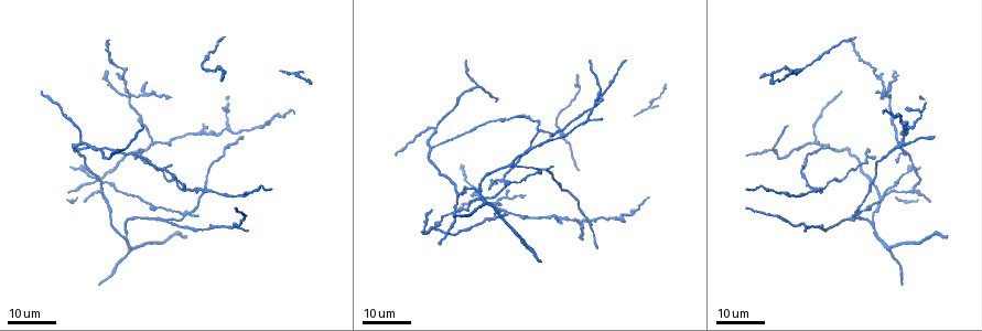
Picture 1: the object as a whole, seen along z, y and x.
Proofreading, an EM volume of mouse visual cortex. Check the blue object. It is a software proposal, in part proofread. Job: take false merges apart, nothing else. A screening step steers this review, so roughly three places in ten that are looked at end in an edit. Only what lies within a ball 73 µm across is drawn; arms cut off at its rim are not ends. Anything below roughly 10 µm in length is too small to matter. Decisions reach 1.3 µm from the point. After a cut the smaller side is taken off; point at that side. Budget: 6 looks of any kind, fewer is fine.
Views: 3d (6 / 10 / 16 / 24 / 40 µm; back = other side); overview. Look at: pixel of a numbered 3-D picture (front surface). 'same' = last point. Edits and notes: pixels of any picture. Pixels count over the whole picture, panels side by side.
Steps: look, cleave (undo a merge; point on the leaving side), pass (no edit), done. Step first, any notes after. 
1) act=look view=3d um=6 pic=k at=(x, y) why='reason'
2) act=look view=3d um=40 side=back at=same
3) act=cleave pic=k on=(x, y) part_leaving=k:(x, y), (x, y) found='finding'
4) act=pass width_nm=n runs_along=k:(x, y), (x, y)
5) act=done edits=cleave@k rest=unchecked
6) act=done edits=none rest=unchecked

act=look view=3d um=16 pic=1 at=(505, 211) why='branch point'

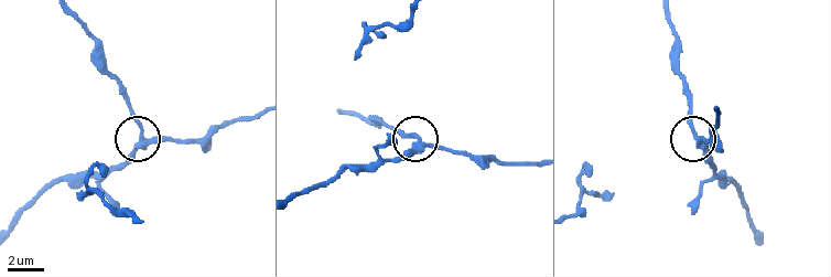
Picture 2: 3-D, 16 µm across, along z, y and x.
act=look view=3d um=10 pic=2 at=(142, 138)

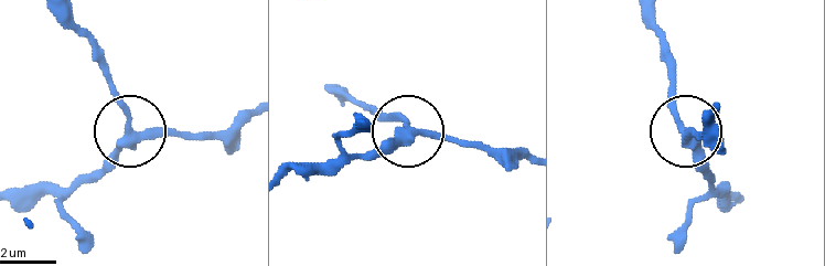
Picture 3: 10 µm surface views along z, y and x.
act=pass arms=3 runs_along=3:(13, 197), (55, 194), (98, 172), (127, 123), (108, 75) found='continuous, no second neuron'

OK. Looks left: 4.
act=look view=3d um=16 pic=1 at=(131, 95) why='four arms meet'

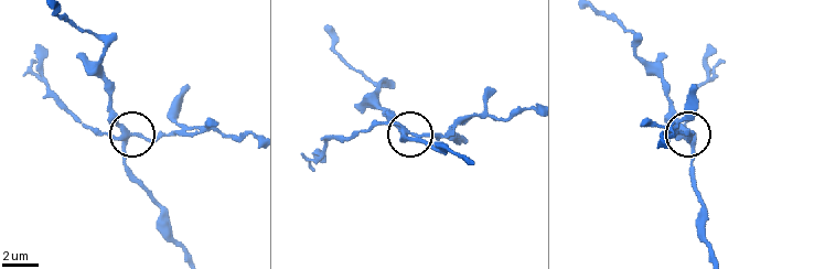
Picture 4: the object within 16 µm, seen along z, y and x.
act=look view=3d um=6 pic=4 at=(128, 132)

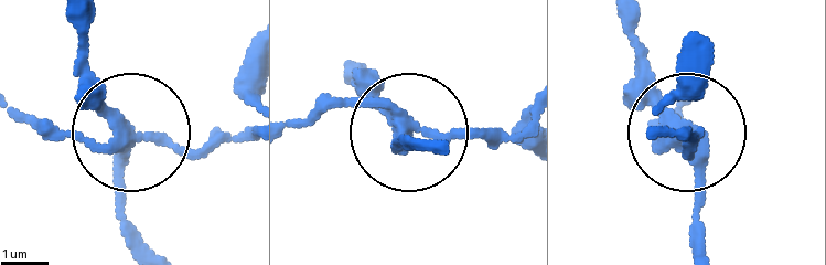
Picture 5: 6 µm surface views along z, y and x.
act=cleave pic=5 on=(188, 150) arms=4 part_leaving=5:(407, 114), (522, 134) found='a second neuron is stuck on'

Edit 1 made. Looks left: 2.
act=done edits=cleave@5 rest=unchecked

